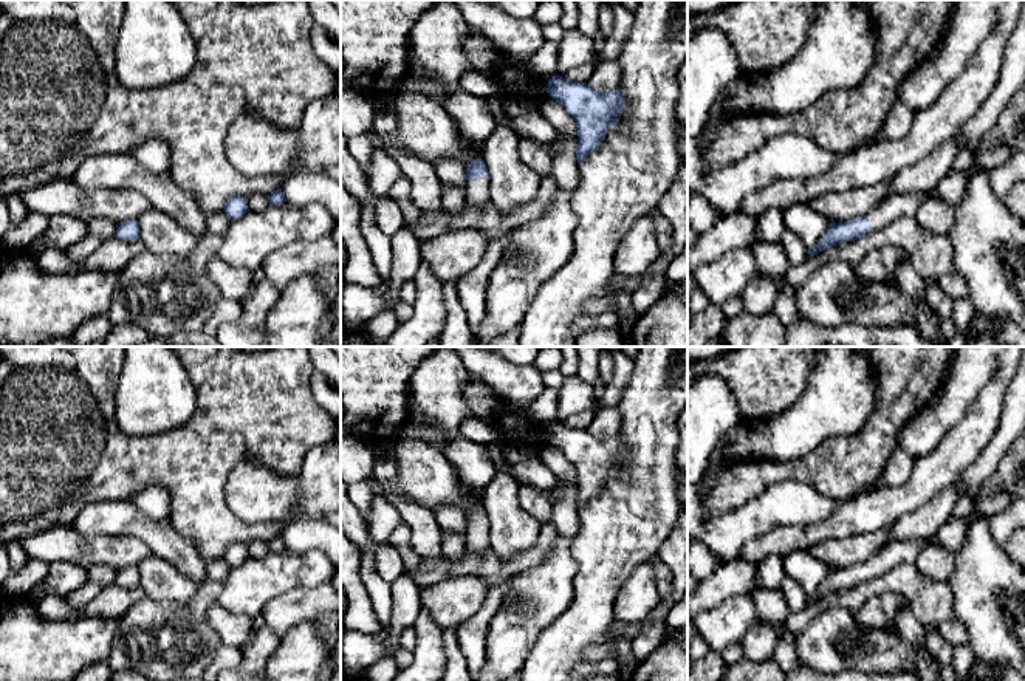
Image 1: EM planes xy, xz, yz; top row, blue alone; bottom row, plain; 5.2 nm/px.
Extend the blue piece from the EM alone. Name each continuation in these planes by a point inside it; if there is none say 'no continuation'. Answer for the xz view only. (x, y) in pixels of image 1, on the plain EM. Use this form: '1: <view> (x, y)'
1: xz (477, 539)

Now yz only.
1: yz (892, 554)

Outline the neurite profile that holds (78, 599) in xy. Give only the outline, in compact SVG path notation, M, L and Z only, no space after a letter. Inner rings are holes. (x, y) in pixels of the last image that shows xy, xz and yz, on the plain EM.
M88 580L85 585L82 585L81 588L77 588L76 591L73 591L67 596L67 604L71 608L84 608L101 591L102 591L101 585L94 583L93 580Z

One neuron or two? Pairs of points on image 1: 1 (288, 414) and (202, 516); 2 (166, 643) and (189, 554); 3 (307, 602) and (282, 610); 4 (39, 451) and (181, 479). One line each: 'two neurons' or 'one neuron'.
1: one neuron
2: two neurons
3: one neuron
4: one neuron

